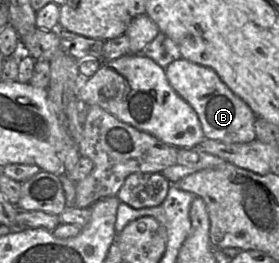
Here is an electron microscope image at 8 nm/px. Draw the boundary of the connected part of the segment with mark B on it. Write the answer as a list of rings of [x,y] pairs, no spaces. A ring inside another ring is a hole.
[[[180,57],[165,67],[165,73],[173,89],[196,111],[205,138],[224,143],[247,143],[256,138],[256,115],[245,101],[230,90],[212,68]]]

